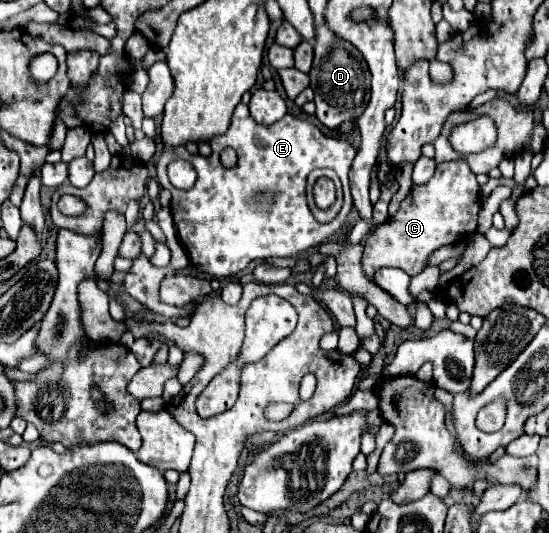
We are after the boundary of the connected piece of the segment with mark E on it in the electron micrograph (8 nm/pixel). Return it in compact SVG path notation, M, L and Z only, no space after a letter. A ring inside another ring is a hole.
M238 104L228 132L208 140L208 144L212 148L208 158L190 154L184 146L178 146L166 148L156 164L158 182L172 192L170 208L182 246L188 256L192 256L190 264L198 272L212 278L228 278L234 276L238 268L244 270L252 260L296 256L328 242L346 224L346 216L352 210L348 172L356 154L346 138L328 138L308 120L290 114L272 126L262 126L250 116L246 104ZM224 148L236 150L236 166L222 166L220 152ZM176 158L188 160L198 172L198 180L190 190L174 188L166 176L168 162ZM314 168L332 168L342 180L342 214L328 224L320 224L306 202L306 178Z

